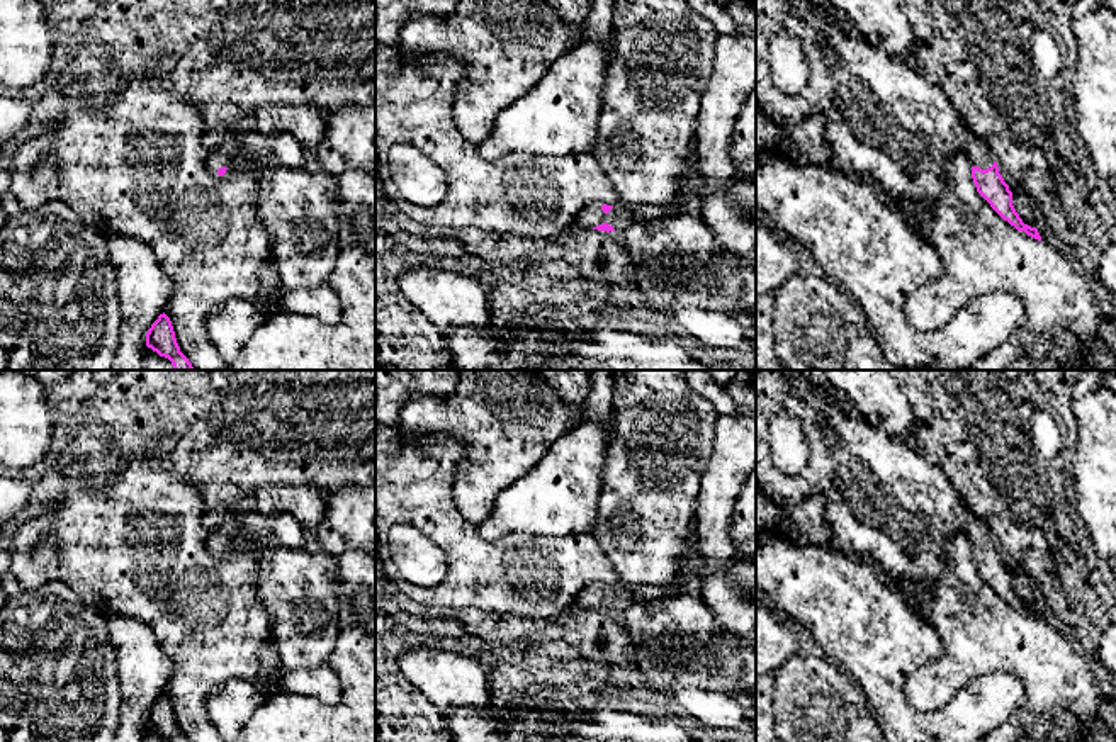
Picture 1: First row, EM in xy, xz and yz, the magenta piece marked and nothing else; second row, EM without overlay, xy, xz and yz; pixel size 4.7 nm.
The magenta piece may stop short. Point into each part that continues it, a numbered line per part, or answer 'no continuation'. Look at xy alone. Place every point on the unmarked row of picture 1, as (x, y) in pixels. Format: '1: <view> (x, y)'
1: xy (269, 530)

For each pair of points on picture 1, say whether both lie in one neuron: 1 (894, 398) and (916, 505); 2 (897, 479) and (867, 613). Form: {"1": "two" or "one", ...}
{"1": "two", "2": "two"}

